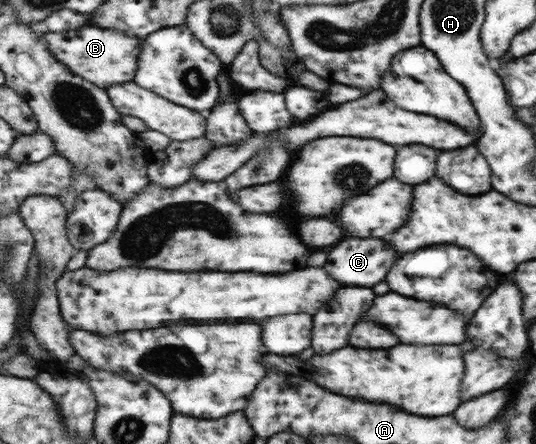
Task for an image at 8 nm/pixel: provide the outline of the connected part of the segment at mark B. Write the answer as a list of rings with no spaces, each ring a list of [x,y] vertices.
[[[89,24],[77,30],[57,33],[48,31],[43,33],[42,37],[47,41],[50,51],[59,62],[71,68],[75,75],[101,88],[108,89],[111,85],[132,82],[137,76],[138,56],[144,43],[144,37]]]

